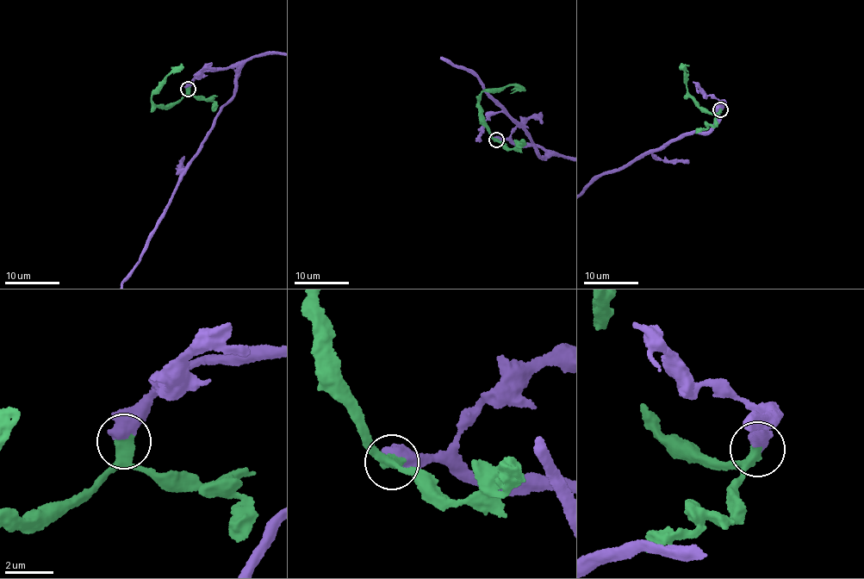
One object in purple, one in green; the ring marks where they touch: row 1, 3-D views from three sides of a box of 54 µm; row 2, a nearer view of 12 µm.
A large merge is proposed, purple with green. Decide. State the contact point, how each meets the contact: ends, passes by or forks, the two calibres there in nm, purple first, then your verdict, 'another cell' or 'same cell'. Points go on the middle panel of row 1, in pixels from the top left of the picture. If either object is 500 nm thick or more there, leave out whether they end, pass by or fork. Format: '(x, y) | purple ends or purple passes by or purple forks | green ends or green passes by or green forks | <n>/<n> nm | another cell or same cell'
(496, 140) | 600/400 nm | same cell

